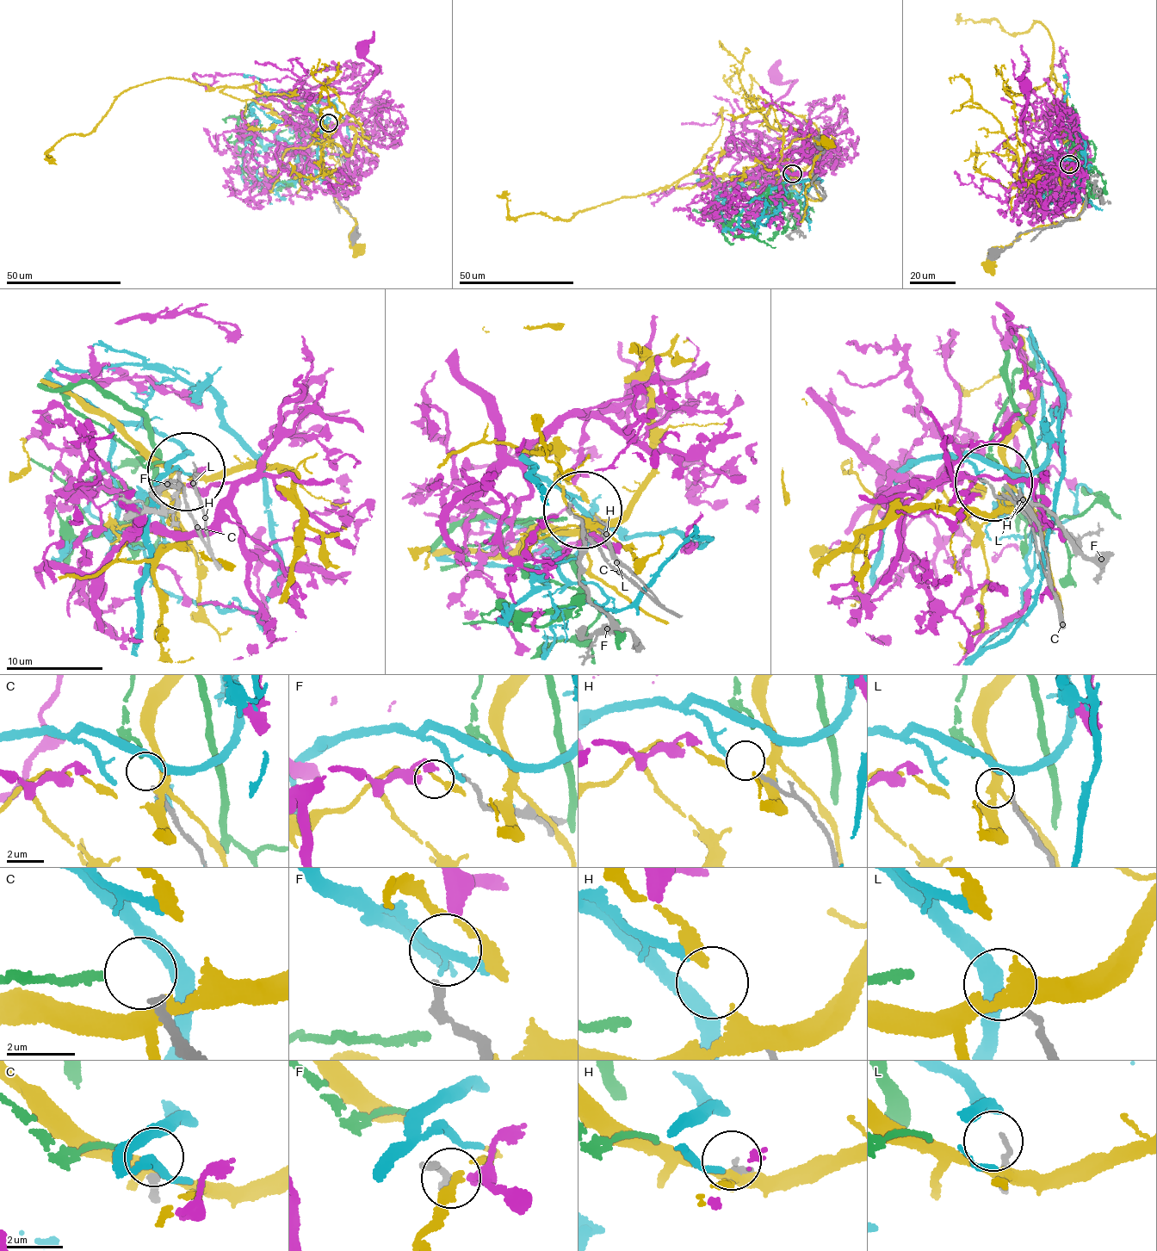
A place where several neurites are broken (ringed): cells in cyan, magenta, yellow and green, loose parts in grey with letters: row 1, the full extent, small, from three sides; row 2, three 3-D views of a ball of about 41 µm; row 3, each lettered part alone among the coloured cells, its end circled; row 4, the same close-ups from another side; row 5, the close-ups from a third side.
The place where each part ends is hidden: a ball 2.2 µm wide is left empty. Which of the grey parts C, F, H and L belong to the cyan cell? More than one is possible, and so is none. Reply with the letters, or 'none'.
H

